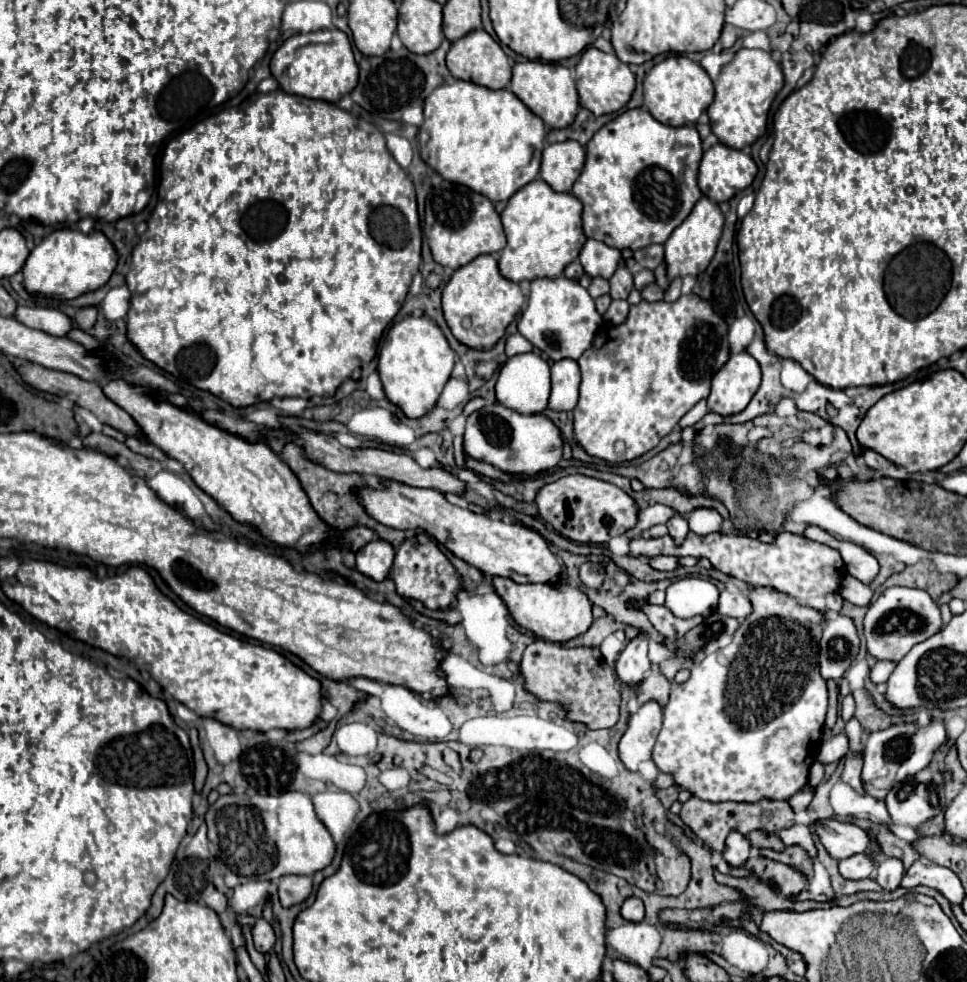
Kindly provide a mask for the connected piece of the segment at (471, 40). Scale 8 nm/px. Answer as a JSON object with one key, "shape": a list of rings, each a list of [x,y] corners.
{"shape":[[[476,29],[474,33],[468,33],[466,37],[458,39],[452,43],[448,55],[446,55],[446,65],[448,70],[456,79],[472,81],[490,89],[504,89],[510,83],[510,63],[508,55],[502,51],[498,41],[494,41],[484,29]]]}

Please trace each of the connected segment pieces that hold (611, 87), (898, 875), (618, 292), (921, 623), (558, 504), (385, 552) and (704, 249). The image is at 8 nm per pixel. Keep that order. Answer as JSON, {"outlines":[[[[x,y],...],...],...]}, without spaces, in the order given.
{"outlines":[[[[586,47],[582,51],[580,63],[576,65],[576,89],[580,95],[580,105],[590,109],[596,117],[614,113],[630,101],[630,95],[634,91],[634,73],[614,53],[604,53],[596,47]]],[[[896,857],[880,859],[880,863],[876,867],[876,883],[882,889],[894,891],[896,887],[900,887],[902,877],[904,877],[904,865],[900,859],[896,859]]],[[[618,265],[618,269],[614,271],[614,275],[608,281],[610,281],[610,297],[612,299],[626,299],[630,289],[634,287],[632,273],[628,271],[626,265]]],[[[890,587],[868,609],[864,617],[864,637],[868,653],[876,659],[900,661],[916,643],[922,643],[942,627],[940,609],[932,597],[922,589]]],[[[568,475],[544,485],[536,493],[536,505],[540,509],[542,519],[550,523],[560,535],[578,543],[598,545],[604,545],[616,535],[624,535],[626,529],[634,527],[638,515],[638,507],[630,495],[626,495],[612,483],[586,475]]],[[[374,539],[356,551],[356,569],[374,581],[384,581],[388,577],[392,561],[394,549],[382,539]]],[[[706,195],[700,197],[700,201],[694,205],[692,213],[686,217],[686,221],[682,221],[682,225],[678,225],[672,235],[668,237],[668,241],[664,243],[666,255],[664,261],[668,263],[668,277],[698,277],[700,271],[706,271],[710,259],[714,257],[716,251],[716,243],[722,235],[722,225],[724,225],[724,215],[718,207],[718,203],[710,201]]]]}

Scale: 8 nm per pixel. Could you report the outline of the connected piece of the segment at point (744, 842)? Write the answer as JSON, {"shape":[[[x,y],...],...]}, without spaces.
{"shape":[[[734,831],[726,837],[726,847],[724,847],[724,859],[732,865],[732,867],[740,867],[744,865],[744,861],[750,855],[750,841],[746,835]]]}

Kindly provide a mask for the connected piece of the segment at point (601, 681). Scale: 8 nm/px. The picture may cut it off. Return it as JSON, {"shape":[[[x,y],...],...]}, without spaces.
{"shape":[[[536,639],[524,651],[522,675],[526,689],[538,699],[558,701],[568,711],[568,719],[586,723],[590,729],[614,727],[620,713],[620,689],[614,669],[604,661],[596,647],[562,647],[558,643]]]}

